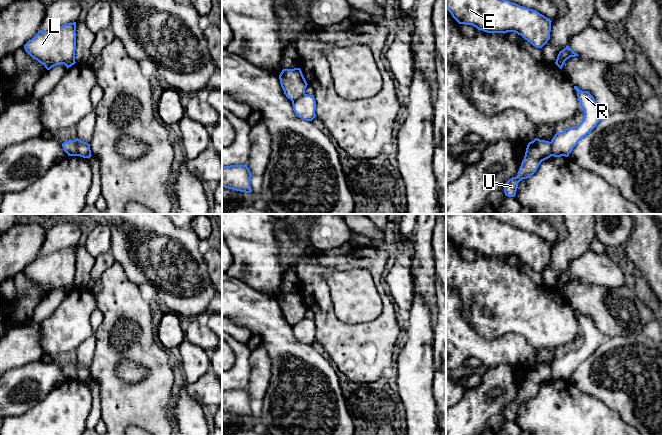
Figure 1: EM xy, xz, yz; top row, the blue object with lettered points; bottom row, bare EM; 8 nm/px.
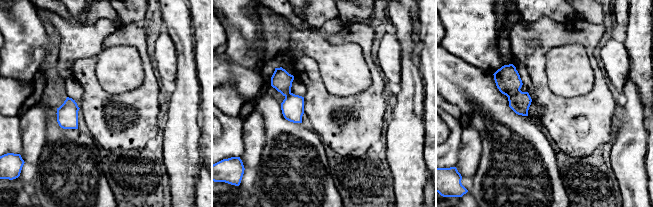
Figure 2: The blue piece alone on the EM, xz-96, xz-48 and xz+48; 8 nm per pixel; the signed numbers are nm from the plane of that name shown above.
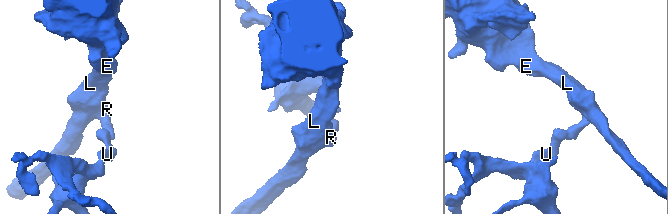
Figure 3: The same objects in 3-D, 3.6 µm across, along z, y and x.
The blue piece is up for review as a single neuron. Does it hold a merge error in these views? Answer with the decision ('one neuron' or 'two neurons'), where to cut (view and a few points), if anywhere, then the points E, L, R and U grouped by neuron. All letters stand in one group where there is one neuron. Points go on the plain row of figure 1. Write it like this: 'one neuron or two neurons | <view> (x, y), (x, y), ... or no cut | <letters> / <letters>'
two neurons | xy (74, 364), (77, 379) | E L R / U

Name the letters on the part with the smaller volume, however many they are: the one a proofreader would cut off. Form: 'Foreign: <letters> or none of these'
Foreign: U

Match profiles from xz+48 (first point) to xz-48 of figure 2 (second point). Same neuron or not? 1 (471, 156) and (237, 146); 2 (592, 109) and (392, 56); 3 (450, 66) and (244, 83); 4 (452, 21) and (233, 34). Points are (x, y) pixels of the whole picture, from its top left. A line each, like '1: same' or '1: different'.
1: different
2: different
3: same
4: different

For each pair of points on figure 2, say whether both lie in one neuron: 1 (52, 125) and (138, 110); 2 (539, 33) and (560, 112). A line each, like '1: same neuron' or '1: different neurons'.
1: different neurons
2: same neuron

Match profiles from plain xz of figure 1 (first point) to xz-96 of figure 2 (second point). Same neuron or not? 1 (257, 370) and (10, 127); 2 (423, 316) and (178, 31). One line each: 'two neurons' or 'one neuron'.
1: two neurons
2: one neuron

